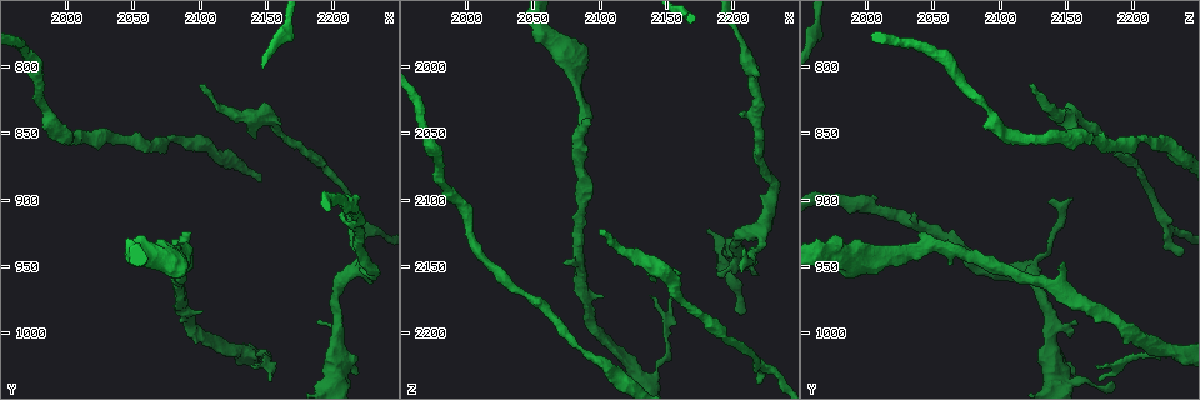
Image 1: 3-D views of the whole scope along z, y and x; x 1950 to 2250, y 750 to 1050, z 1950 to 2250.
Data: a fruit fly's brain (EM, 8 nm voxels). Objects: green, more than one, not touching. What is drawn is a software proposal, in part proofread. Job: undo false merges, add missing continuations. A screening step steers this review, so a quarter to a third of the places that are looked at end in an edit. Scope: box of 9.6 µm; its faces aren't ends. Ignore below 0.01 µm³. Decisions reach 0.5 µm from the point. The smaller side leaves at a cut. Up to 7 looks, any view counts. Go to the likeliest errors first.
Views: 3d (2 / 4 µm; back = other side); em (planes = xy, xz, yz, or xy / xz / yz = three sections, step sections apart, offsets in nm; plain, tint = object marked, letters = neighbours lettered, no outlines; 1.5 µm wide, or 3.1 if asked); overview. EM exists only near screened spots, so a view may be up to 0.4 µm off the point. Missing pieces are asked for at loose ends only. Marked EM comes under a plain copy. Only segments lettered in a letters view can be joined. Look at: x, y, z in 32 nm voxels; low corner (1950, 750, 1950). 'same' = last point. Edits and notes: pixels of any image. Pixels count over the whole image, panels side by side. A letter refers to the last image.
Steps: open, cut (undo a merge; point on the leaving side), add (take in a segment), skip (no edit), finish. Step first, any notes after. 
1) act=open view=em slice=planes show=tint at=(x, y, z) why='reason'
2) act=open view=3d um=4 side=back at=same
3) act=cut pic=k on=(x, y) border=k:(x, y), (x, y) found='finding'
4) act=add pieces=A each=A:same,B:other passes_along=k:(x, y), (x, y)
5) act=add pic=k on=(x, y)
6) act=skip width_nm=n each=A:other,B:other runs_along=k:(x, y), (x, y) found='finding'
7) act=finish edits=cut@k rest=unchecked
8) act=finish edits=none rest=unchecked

act=open view=3d um=2 at=(2142, 854, 2160) why='an open end'

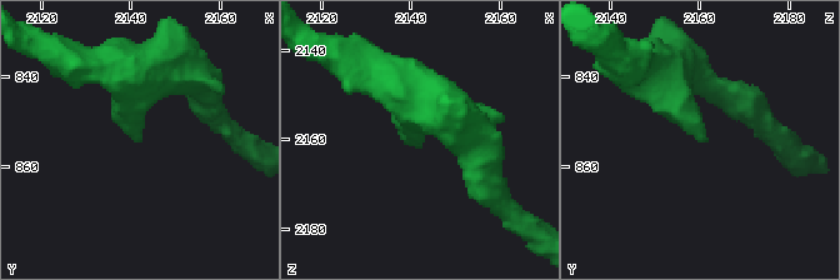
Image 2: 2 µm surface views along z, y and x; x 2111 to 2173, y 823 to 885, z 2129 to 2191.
act=open view=em slice=xz step=8 show=tint at=(2143, 854, 2161) why='need the tissue'

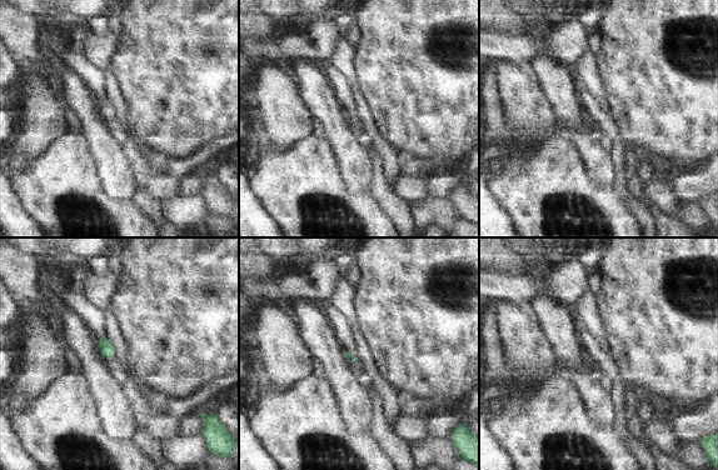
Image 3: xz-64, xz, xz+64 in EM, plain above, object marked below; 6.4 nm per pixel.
act=open view=em slice=planes show=letters at=same

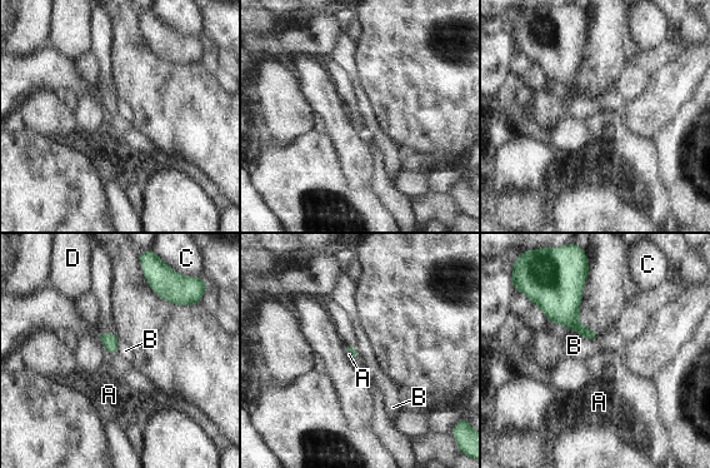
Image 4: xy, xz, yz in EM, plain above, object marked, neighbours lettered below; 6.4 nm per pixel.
act=skip longest_contact=B:170nm each=A:other,B:other,C:other,D:other found='none of them fits'

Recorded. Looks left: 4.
act=open view=em slice=xz step=8 show=letters at=(2132, 1016, 2232)

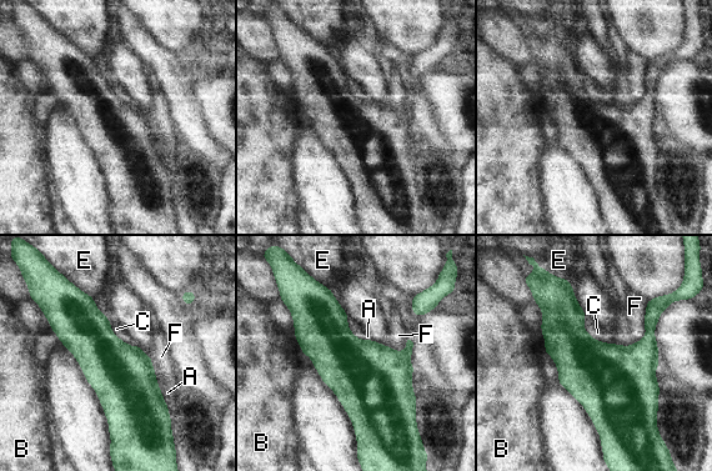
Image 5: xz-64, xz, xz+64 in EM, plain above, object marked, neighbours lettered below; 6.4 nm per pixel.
act=open view=em slice=planes show=letters at=same why='another direction'

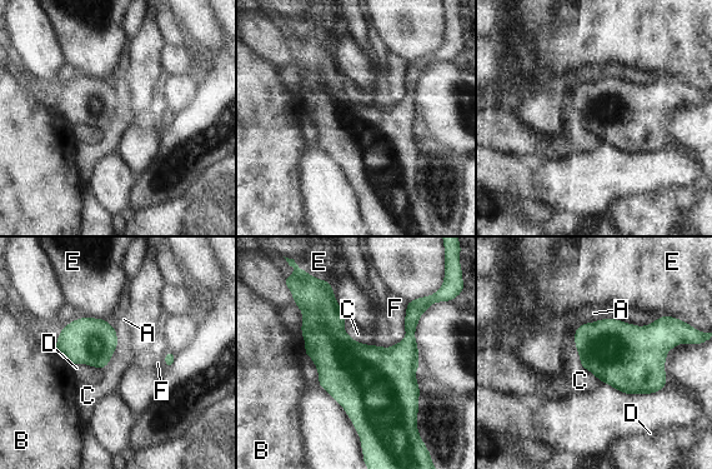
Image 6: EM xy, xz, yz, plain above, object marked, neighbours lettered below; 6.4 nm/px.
act=skip longest_contact=C:420nm each=A:other,B:other,C:other,D:other,E:other,F:other found='all the same cell'

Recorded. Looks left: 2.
act=open view=3d um=2 at=(2224, 920, 2224)

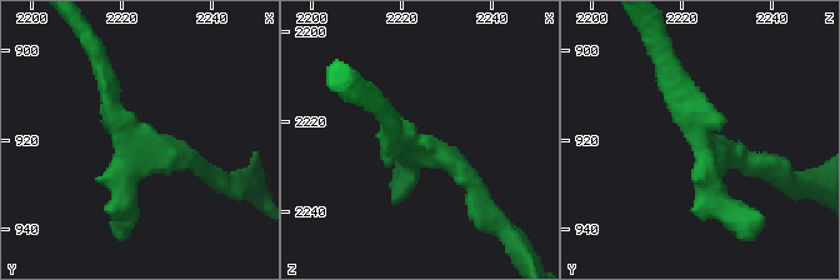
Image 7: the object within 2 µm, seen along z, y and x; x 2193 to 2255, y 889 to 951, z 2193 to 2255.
act=open view=em slice=planes show=letters at=(2223, 920, 2226)

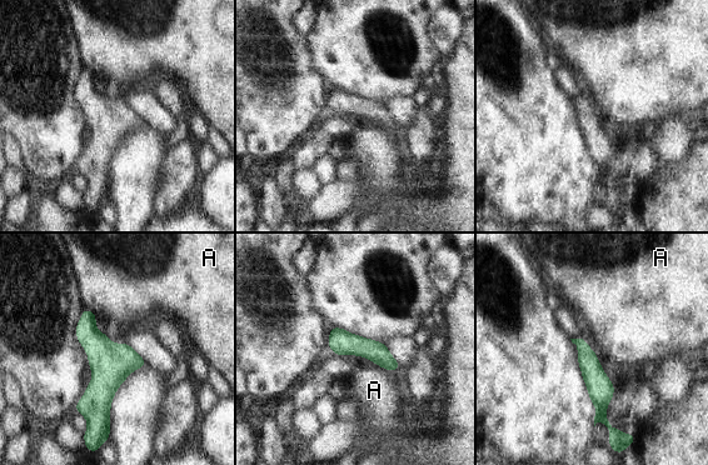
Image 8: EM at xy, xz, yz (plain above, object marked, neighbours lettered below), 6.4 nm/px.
act=skip width_nm=160 each=A:other border=8:(379, 365), (394, 373) found='all the same cell'

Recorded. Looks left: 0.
act=finish edits=none rest=unchecked

